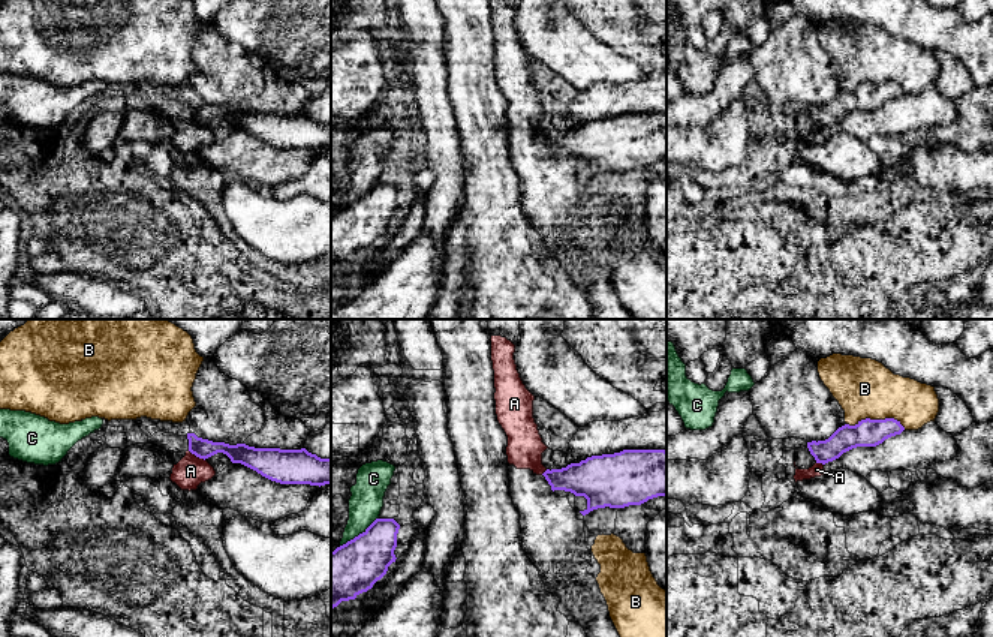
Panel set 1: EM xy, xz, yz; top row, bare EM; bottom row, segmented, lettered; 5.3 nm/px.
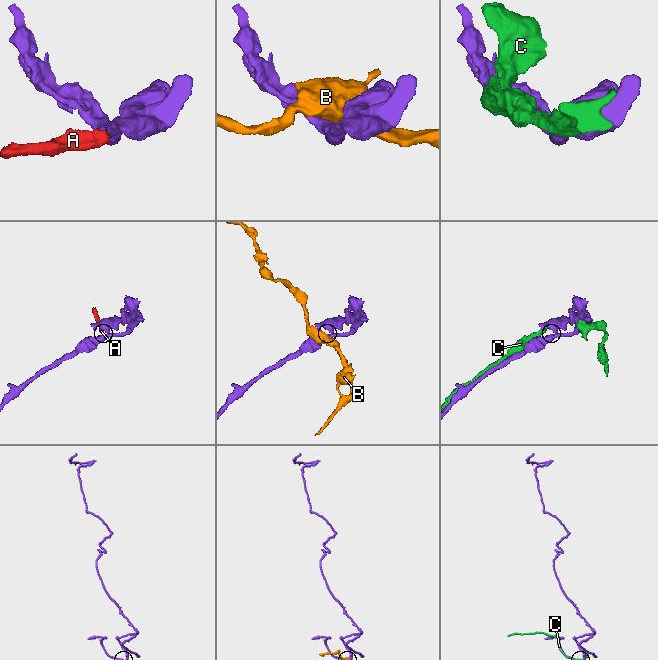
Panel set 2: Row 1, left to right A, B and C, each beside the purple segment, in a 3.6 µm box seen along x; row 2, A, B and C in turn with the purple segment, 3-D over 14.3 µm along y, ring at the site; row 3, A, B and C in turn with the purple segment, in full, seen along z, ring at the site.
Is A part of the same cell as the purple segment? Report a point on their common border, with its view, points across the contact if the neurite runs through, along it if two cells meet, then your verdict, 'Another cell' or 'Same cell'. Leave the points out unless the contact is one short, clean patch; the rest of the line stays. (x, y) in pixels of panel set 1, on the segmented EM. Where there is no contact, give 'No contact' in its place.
Touches purple at xy (196, 456). Boundary: xy (187, 450), (204, 460). Another cell

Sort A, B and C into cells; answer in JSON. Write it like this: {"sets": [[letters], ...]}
{"sets": [["A"], ["B"], ["C"]]}

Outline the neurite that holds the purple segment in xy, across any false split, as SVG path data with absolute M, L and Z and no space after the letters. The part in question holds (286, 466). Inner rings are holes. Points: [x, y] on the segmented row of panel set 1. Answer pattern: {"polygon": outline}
{"polygon": "M187 433L189 451L199 459L217 453L226 454L232 463L241 463L262 477L280 484L331 484L331 459L301 450L255 448L246 444L229 445L213 442Z"}

